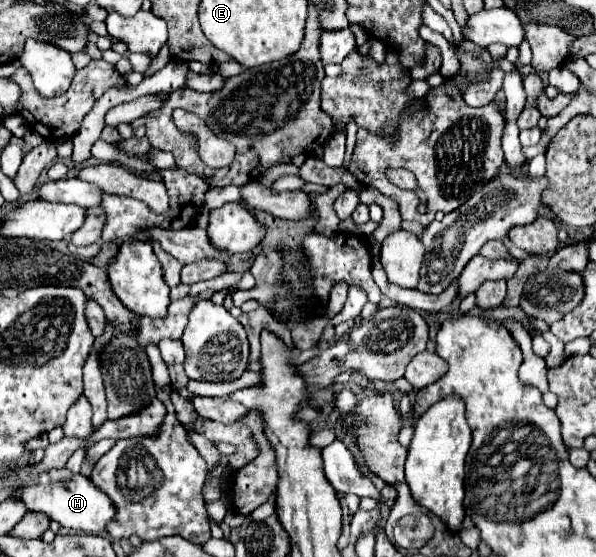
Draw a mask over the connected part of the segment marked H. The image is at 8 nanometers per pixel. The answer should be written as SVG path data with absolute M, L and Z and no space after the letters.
M55 469L43 473L37 483L29 483L25 489L21 489L17 493L17 499L23 499L29 511L43 511L67 529L93 535L103 533L117 515L117 509L111 503L111 499L107 499L107 495L99 491L89 477L75 475L69 469Z

